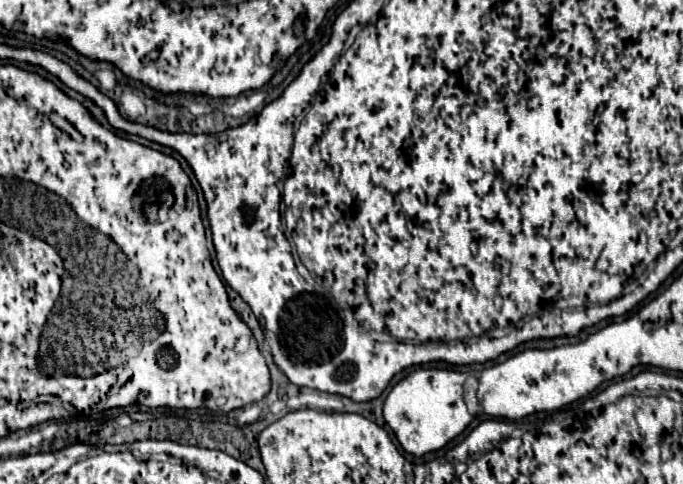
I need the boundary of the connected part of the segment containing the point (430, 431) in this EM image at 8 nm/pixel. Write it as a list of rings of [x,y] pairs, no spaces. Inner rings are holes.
[[[416,369],[392,387],[384,401],[384,419],[406,453],[422,457],[438,451],[468,427],[470,413],[464,403],[464,381],[474,373],[452,369]]]

